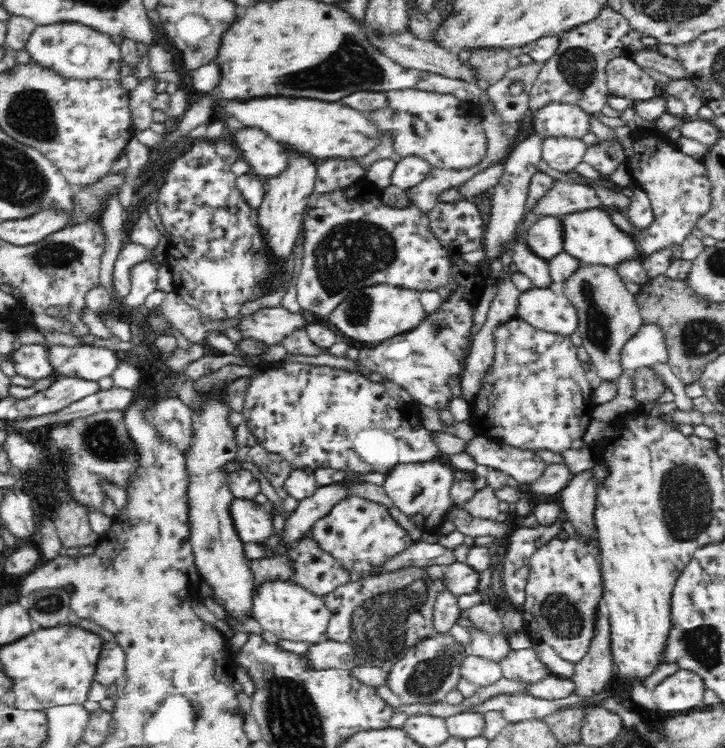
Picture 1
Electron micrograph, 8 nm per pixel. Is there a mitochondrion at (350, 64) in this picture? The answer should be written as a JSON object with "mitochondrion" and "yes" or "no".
{"mitochondrion":"yes"}

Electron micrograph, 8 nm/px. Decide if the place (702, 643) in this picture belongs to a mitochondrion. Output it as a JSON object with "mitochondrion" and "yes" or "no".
{"mitochondrion":"yes"}

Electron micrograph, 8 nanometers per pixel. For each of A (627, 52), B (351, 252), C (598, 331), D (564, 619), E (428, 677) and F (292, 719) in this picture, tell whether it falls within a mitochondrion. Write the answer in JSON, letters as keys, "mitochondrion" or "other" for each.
{"A":"other","B":"mitochondrion","C":"mitochondrion","D":"mitochondrion","E":"mitochondrion","F":"mitochondrion"}

